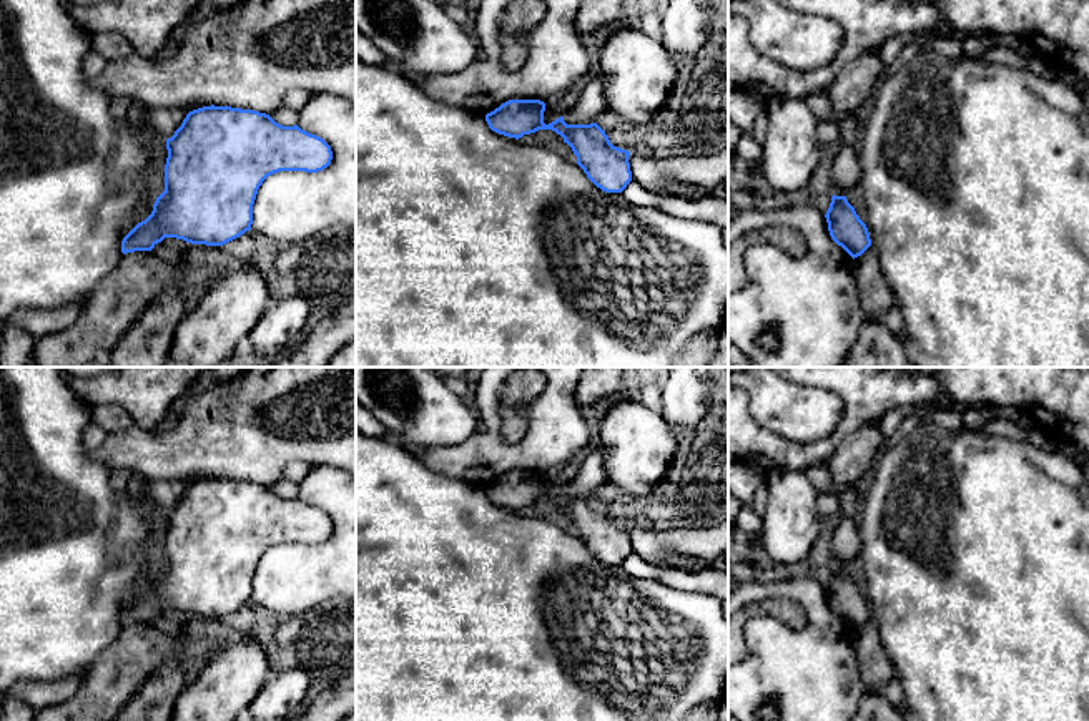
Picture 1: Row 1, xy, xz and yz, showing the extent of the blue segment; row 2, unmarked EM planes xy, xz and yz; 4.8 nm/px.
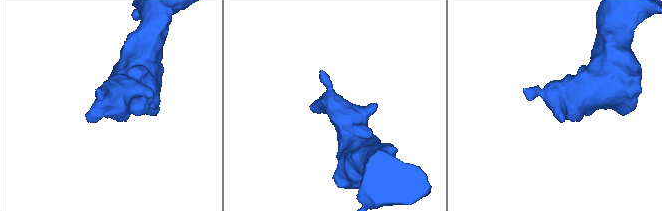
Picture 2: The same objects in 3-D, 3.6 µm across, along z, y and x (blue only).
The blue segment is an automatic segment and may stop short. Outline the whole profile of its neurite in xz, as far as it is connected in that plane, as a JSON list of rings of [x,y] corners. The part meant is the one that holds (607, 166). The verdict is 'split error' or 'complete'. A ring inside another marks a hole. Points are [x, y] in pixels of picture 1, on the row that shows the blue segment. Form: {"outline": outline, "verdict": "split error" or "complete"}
{"outline": [[[509,100],[485,115],[489,128],[509,138],[522,138],[539,130],[552,130],[564,138],[587,178],[605,193],[622,193],[632,181],[630,151],[610,143],[597,125],[567,125],[564,116],[545,125],[545,103],[540,100]]], "verdict": "complete"}

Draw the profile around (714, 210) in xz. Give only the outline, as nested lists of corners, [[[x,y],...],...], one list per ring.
[[[633,178],[622,194],[635,206],[657,206],[672,216],[713,223],[720,229],[728,228],[728,199],[718,196],[687,199],[682,196],[660,194],[643,188]]]

